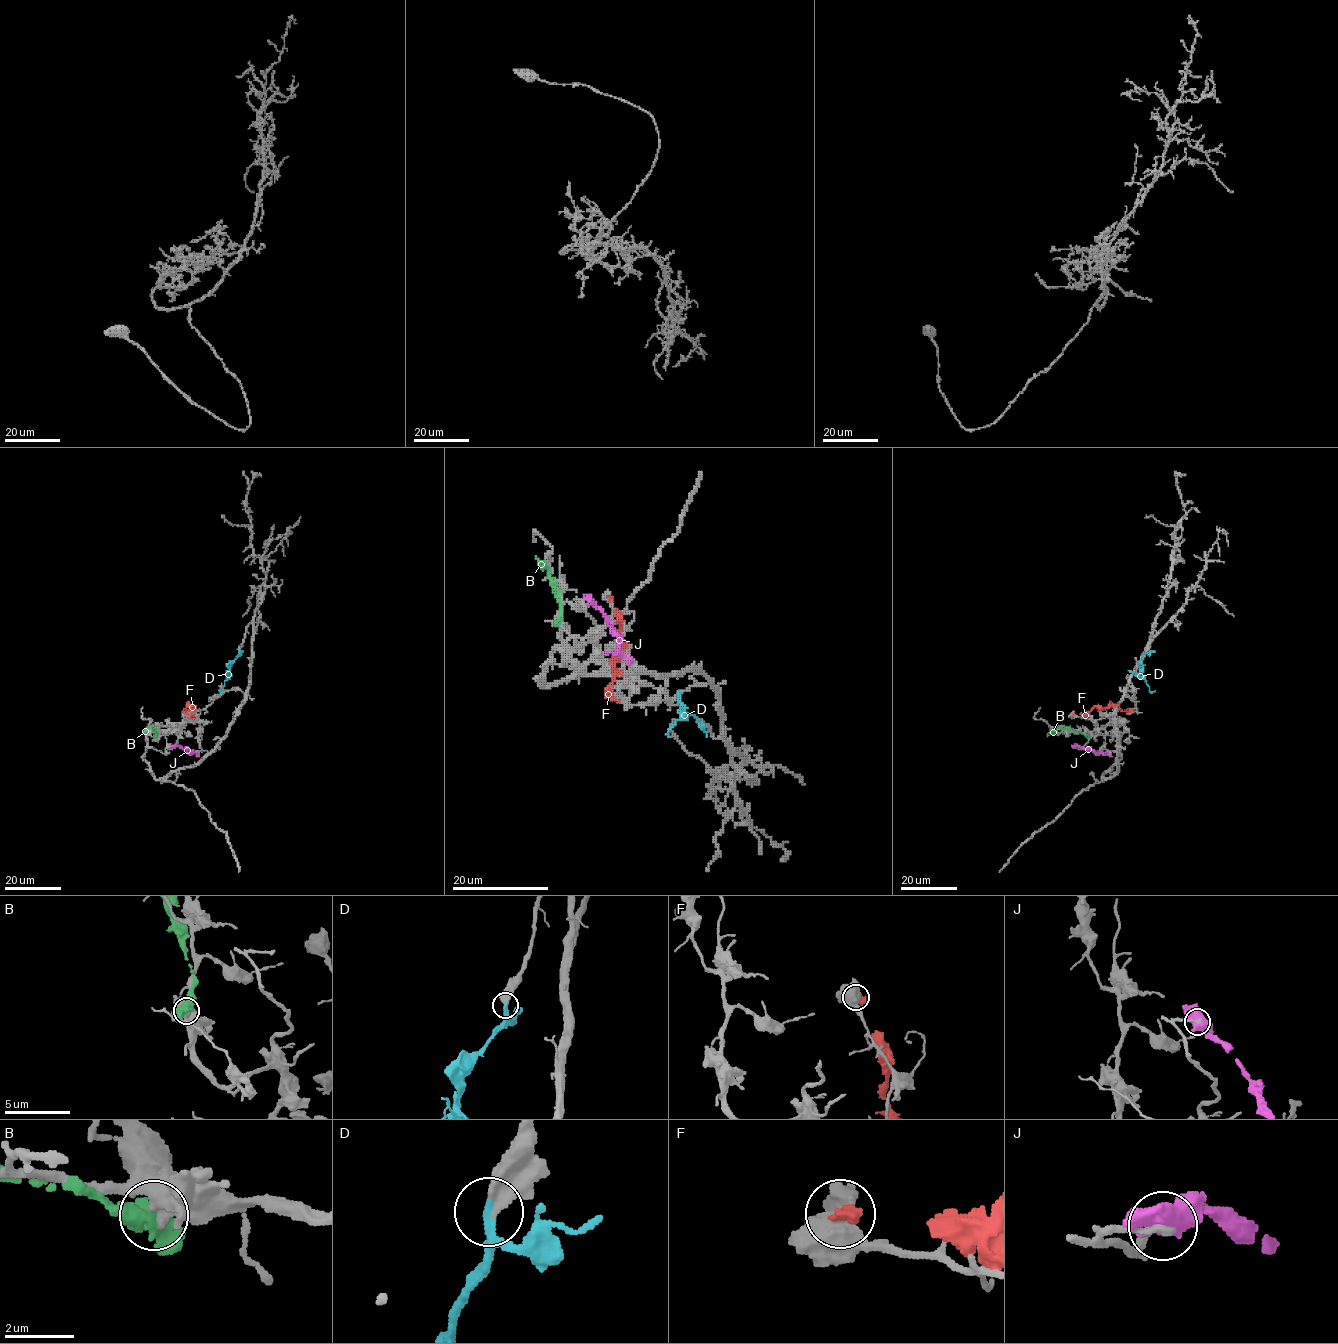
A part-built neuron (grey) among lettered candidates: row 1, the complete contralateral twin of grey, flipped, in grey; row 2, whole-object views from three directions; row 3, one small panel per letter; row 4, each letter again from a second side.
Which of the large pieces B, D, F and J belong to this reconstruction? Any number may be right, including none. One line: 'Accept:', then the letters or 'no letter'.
Accept: D

